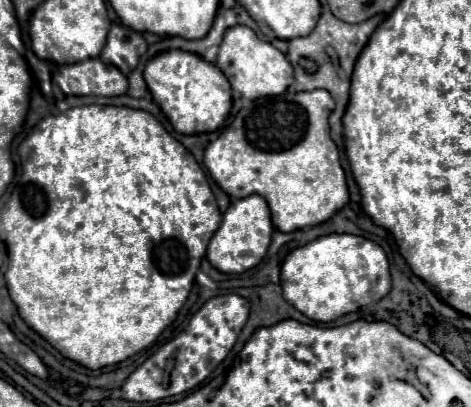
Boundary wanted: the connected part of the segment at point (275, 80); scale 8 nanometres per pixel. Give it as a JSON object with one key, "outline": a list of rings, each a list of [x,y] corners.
{"outline":[[[234,25],[226,31],[224,41],[220,43],[216,67],[224,71],[232,90],[246,99],[280,95],[294,81],[294,69],[290,61],[286,59],[286,55],[278,51],[274,45],[270,45],[268,41],[258,39],[258,35],[250,27],[244,27],[244,25]]]}

